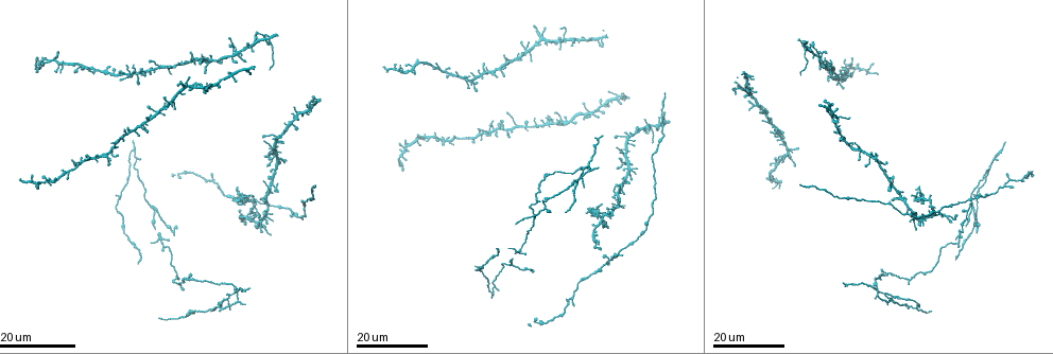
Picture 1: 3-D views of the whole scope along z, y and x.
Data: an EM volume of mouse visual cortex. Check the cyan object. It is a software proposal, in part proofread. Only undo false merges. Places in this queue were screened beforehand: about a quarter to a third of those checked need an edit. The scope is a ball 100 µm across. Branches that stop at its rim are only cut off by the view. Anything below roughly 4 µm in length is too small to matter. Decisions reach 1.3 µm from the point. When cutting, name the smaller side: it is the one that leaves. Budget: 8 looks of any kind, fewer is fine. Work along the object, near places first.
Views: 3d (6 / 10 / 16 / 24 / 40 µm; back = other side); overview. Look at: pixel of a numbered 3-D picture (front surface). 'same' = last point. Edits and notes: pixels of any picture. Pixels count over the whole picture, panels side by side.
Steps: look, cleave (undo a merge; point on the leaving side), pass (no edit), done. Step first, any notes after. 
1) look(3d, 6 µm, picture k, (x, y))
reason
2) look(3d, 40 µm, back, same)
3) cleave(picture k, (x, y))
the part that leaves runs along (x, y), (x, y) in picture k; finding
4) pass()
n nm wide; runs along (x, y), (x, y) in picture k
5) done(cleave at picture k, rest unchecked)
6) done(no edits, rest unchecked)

look(3d, 24 µm, picture 1, (158, 239))
four arms meet

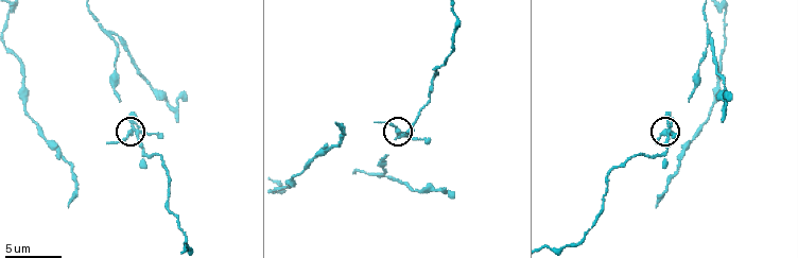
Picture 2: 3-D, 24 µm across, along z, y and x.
look(3d, 6 µm, picture 2, (665, 130))
zoom in

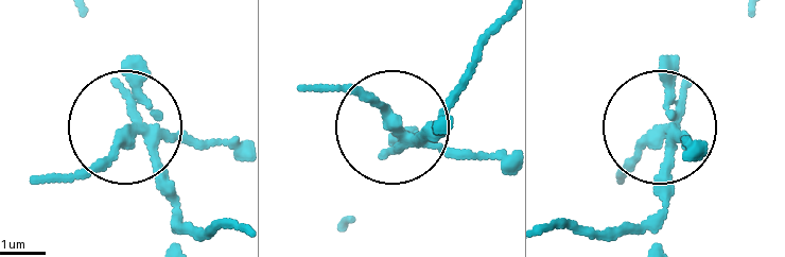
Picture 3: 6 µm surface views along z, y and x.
look(3d, 6 µm, back, picture 3, (398, 127))

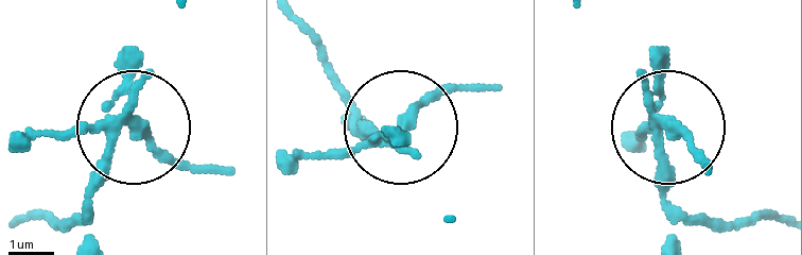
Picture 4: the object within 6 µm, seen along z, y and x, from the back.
cleave(picture 4, (142, 58))
230 nm wide; the part that leaves runs along (115, 118), (179, 168), (232, 175) in picture 4; a second neuron is stuck on

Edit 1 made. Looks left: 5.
look(overview)
redraw

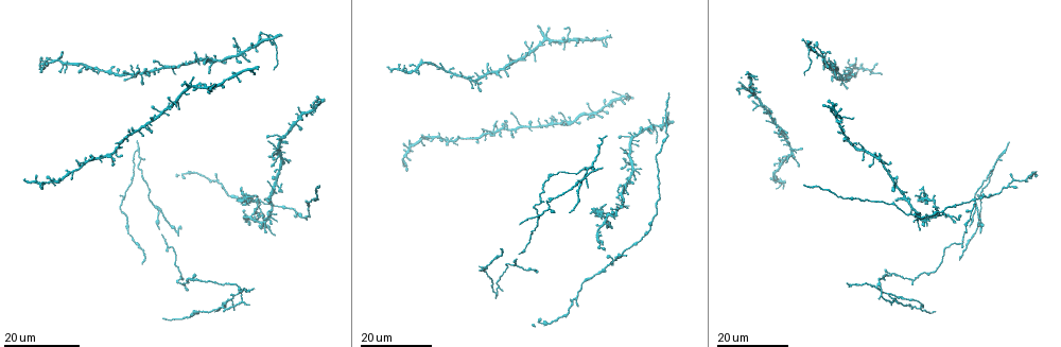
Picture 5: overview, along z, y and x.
look(3d, 24 µm, picture 5, (251, 217))
looks like a crossing

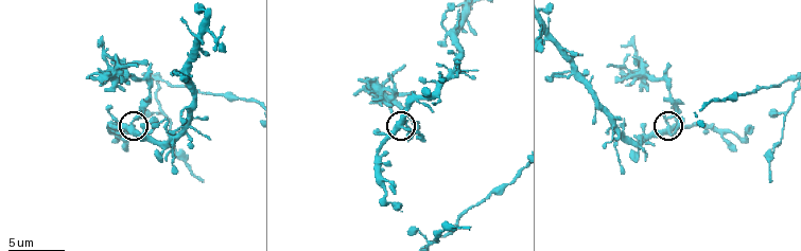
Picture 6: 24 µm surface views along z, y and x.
look(3d, 6 µm, picture 6, (667, 124))

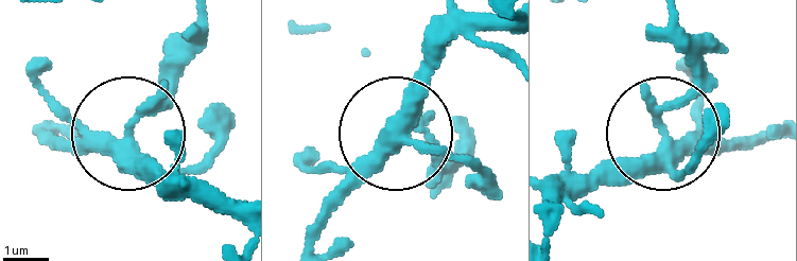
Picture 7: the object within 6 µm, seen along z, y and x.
cleave(picture 7, (432, 175))
320 nm wide; the part that leaves runs along (662, 125), (696, 71), (685, 25) in picture 7; two neurons meet here

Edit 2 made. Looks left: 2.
look(3d, 10 µm, picture 6, (153, 75))
three arms meet

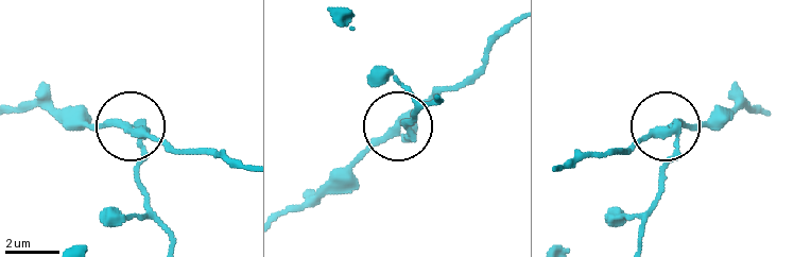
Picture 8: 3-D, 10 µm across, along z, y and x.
cleave(picture 8, (138, 167))
3 arms; the part that leaves runs along (675, 133), (675, 151), (641, 240) in picture 8; two neurons meet here

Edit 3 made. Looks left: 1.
done(cleave at picture 4, cleave at picture 7, cleave at picture 8, rest unchecked)

